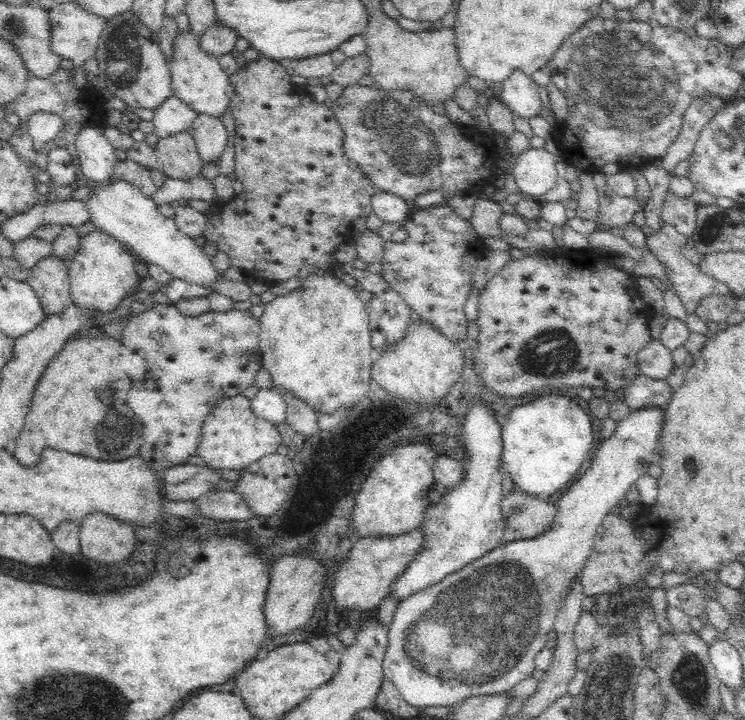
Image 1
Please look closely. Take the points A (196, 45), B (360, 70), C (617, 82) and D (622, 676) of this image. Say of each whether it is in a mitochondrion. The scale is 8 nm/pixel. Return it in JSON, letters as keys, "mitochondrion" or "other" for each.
{"A":"other","B":"other","C":"mitochondrion","D":"mitochondrion"}

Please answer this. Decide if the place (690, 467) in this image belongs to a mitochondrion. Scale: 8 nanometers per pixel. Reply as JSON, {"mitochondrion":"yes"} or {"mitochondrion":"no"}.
{"mitochondrion":"yes"}

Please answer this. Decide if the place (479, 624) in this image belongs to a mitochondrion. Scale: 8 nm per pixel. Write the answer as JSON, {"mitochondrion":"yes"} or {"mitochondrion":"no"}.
{"mitochondrion":"yes"}

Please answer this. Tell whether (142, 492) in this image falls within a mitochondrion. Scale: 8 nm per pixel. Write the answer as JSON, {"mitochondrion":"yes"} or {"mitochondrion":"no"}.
{"mitochondrion":"yes"}

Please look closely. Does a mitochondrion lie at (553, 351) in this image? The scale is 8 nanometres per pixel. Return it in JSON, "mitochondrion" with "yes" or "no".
{"mitochondrion":"yes"}

